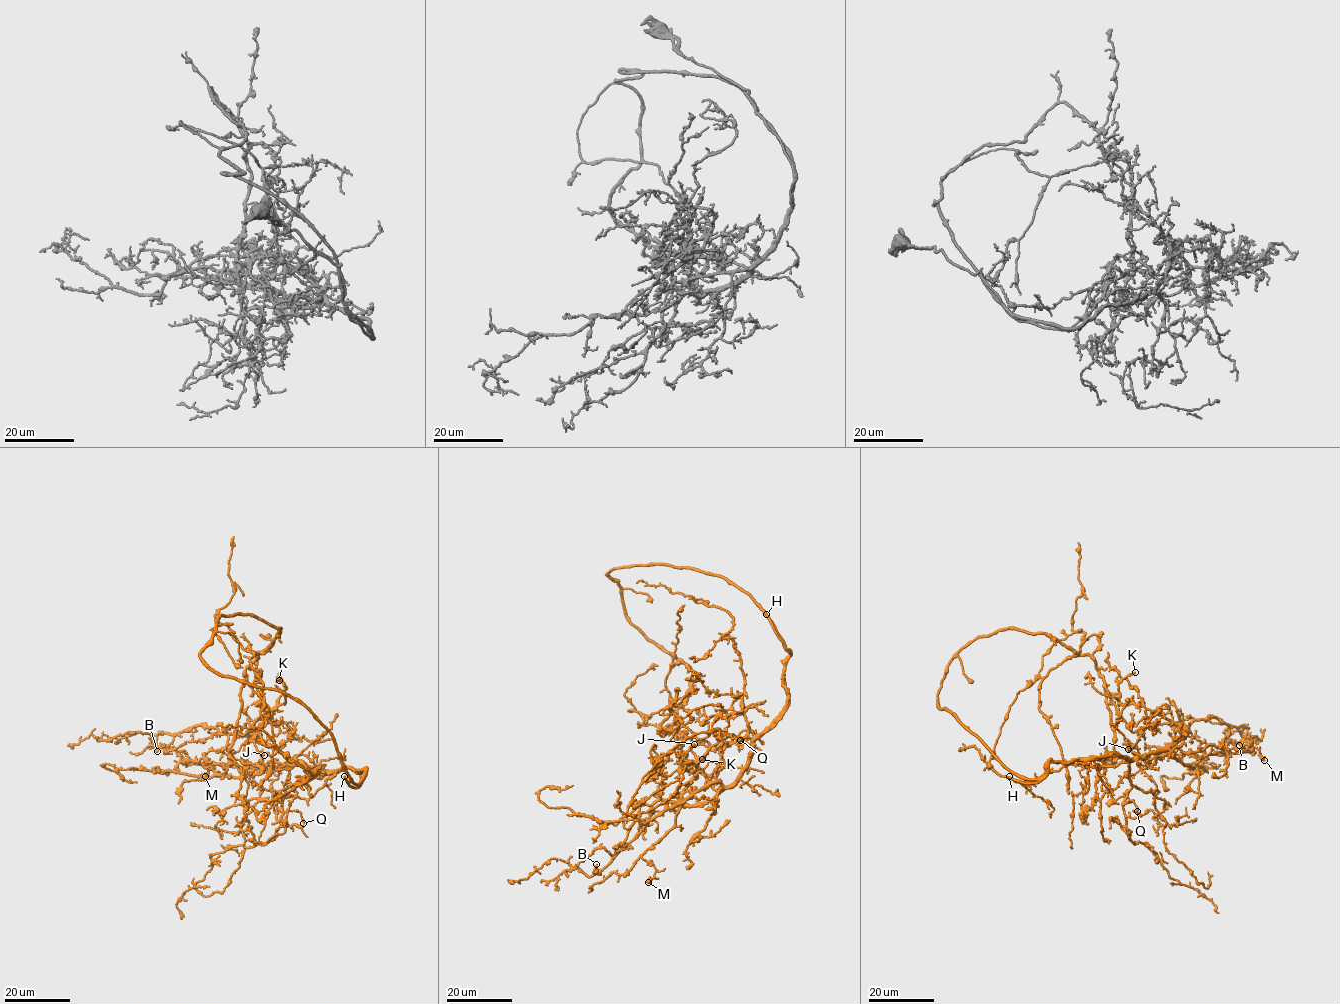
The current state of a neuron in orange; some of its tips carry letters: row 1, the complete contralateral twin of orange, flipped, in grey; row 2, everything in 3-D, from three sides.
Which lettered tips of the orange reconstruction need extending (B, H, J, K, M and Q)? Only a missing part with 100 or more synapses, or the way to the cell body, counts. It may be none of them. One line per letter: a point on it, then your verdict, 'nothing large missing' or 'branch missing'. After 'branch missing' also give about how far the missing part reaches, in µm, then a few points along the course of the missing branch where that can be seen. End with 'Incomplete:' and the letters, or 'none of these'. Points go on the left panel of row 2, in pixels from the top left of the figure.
B: at (157, 751); nothing large missing
H: at (344, 776); branch missing; about 35 µm are missing; missing branch runs (344, 776), (327, 724), (319, 715), (316, 719), (323, 733)
J: at (264, 755); nothing large missing
K: at (279, 680); nothing large missing
M: at (205, 776); nothing large missing
Q: at (303, 823); nothing large missing
Incomplete: H

